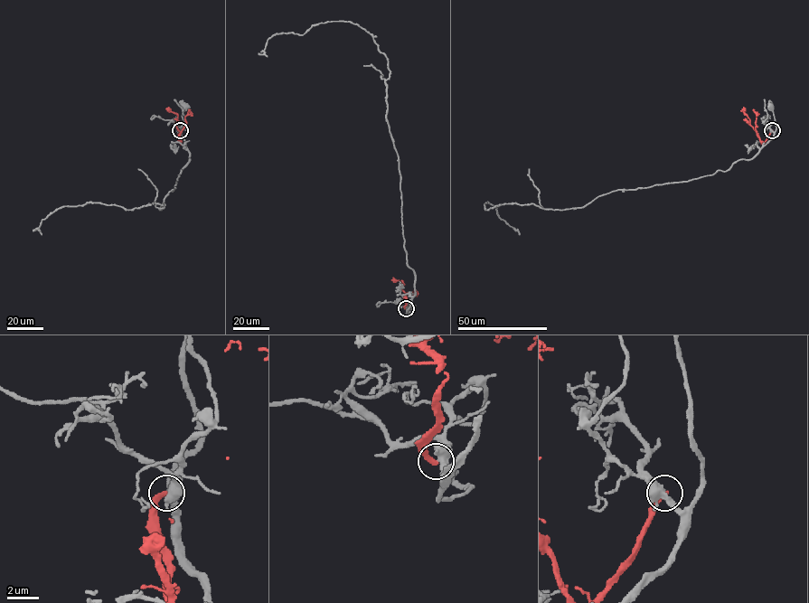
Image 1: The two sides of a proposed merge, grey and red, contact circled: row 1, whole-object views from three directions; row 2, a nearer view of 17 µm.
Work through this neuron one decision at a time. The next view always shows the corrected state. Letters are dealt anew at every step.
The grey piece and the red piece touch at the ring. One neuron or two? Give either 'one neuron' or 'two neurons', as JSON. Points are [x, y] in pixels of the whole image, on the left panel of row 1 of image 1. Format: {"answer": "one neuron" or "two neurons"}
{"answer": "two neurons"}

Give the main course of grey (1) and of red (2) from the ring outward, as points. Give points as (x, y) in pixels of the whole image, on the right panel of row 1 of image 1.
1: (772, 130), (776, 130), (776, 126), (769, 106)
2: (772, 130), (768, 137), (761, 142), (744, 108)

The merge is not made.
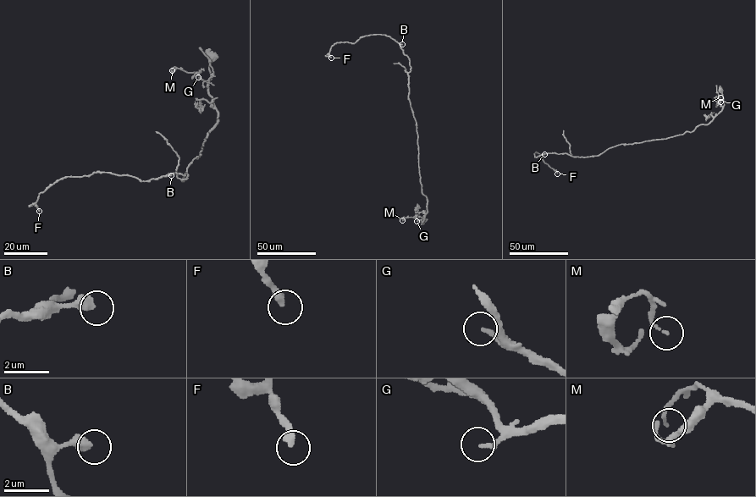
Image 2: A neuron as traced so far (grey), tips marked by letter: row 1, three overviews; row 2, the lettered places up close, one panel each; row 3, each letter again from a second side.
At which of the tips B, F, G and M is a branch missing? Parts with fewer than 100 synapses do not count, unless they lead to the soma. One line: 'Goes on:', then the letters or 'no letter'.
Goes on: no letter

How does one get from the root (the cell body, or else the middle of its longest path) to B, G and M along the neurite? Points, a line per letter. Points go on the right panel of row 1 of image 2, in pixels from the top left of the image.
B: (720, 89), (722, 109), (709, 124), (700, 124), (691, 132), (621, 144), (596, 156), (544, 154)
G: (720, 89), (722, 107), (720, 102)
M: (720, 89), (722, 107), (717, 98), (719, 96), (720, 97)

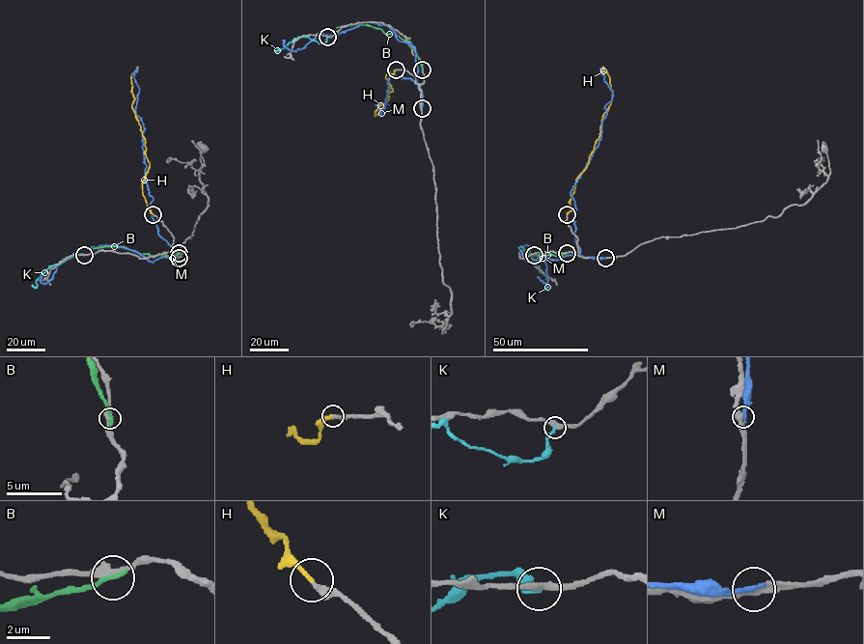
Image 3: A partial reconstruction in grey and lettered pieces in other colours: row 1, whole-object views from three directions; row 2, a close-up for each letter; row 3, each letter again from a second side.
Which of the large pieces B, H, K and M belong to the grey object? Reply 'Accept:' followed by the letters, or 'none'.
Accept: H

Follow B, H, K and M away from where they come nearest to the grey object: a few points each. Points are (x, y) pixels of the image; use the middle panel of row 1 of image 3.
B: (422, 70), (414, 49), (394, 32), (385, 33), (367, 24), (336, 27)
H: (397, 70), (385, 76), (393, 91), (376, 115), (375, 111), (381, 106)
K: (327, 37), (321, 42), (308, 37), (297, 37), (275, 51)
M: (421, 108), (418, 85), (410, 78), (394, 79), (392, 73), (380, 115), (381, 103)

